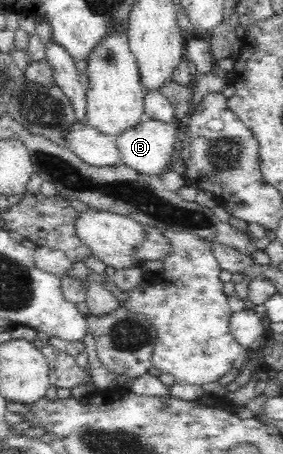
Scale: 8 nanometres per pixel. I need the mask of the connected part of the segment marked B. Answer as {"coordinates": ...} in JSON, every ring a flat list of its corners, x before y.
{"coordinates":[[144,118,140,123,136,123,136,127,128,127,126,131,120,131,120,135,115,136,116,145,120,150,120,160,141,175,161,176,171,163,181,133,182,131,178,131,172,122,164,123,159,119]]}

